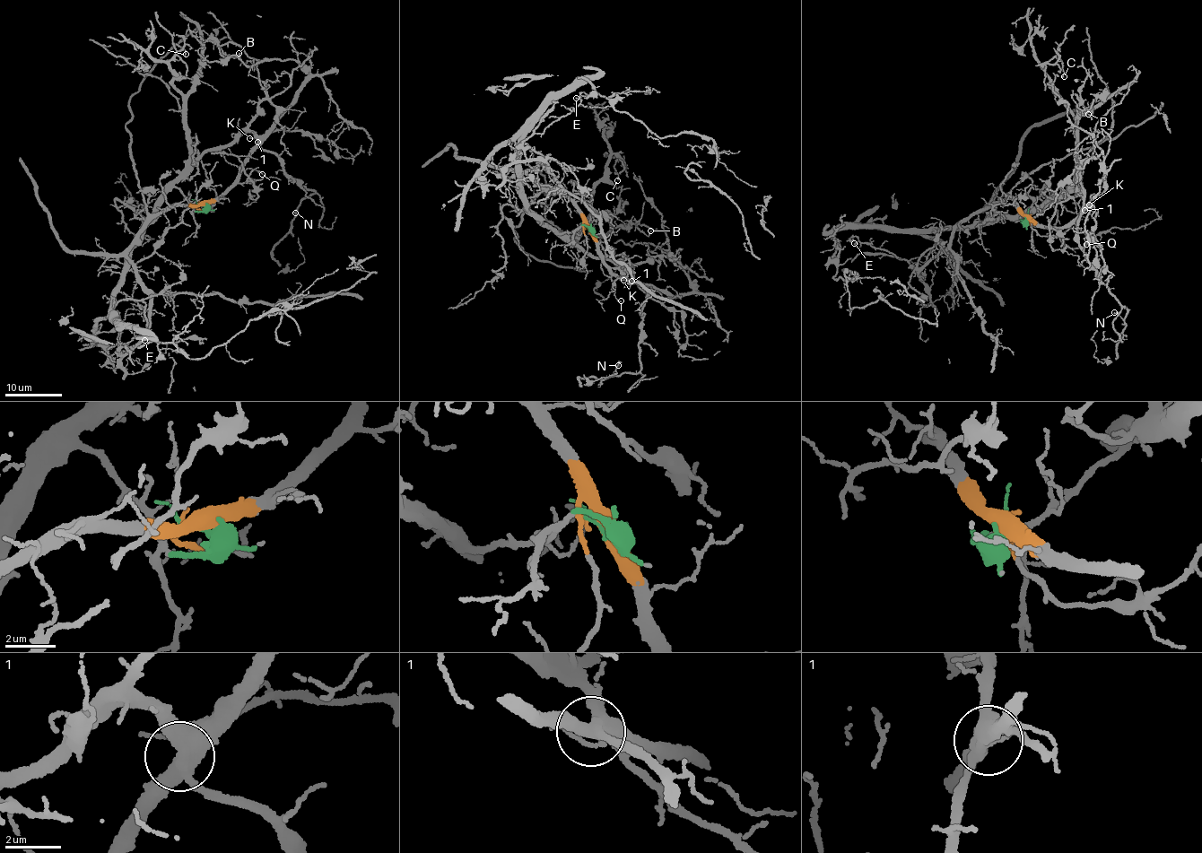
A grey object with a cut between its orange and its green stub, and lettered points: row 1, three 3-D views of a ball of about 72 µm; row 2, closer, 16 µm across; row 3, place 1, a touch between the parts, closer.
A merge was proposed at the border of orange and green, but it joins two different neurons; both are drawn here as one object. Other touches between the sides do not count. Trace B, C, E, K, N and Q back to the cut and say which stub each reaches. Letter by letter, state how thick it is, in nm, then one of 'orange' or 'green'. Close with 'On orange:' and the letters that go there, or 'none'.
B: 130 nm thick; green
C: 130 nm thick; green
E: 110 nm thick; orange
K: 110 nm thick; orange
N: 160 nm thick; green
Q: 140 nm thick; orange
On orange: E, K, Q

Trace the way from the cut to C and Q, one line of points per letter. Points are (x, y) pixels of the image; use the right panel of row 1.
C: (1027, 218), (1038, 214), (1074, 178), (1076, 123), (1040, 65), (1056, 58), (1064, 77)
Q: (1027, 218), (1049, 227), (1075, 224), (1087, 237), (1085, 244)

